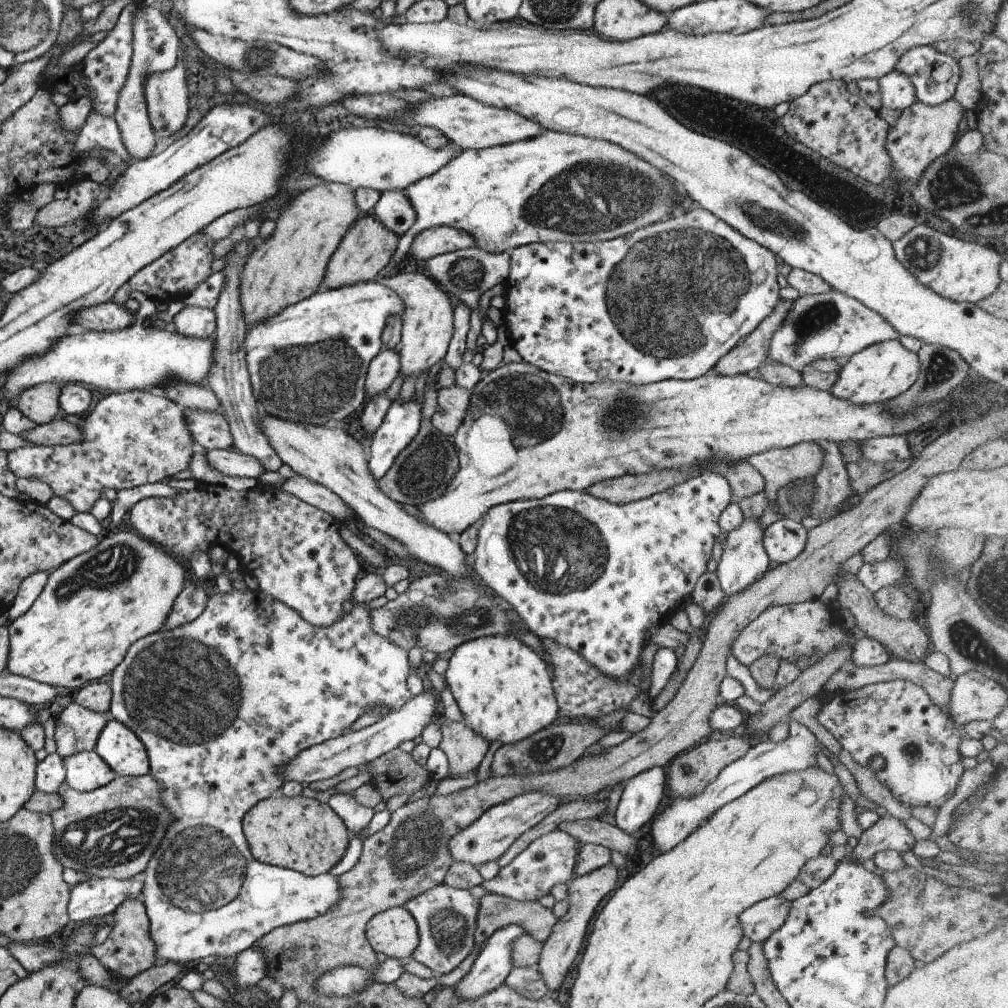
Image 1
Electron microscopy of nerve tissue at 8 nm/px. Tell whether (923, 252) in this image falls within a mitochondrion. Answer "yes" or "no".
yes

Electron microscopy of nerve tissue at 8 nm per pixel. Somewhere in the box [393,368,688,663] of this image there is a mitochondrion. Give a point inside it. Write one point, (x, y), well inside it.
(552, 547)

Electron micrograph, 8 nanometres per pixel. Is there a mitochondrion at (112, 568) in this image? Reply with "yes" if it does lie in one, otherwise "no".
yes

